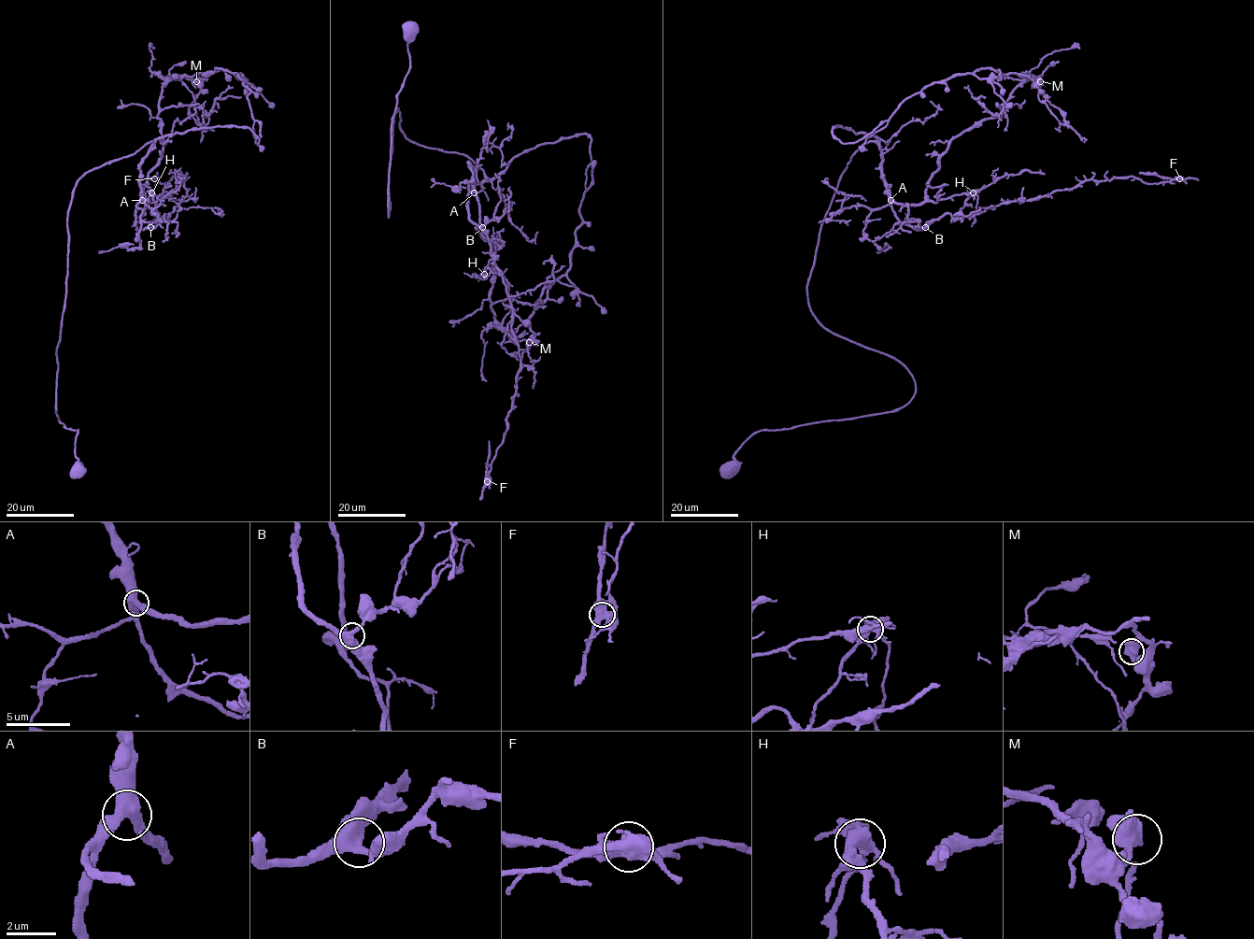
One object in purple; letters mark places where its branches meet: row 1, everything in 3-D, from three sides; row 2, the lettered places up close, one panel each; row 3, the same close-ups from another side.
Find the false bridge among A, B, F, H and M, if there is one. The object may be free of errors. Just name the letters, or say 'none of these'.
none of these

